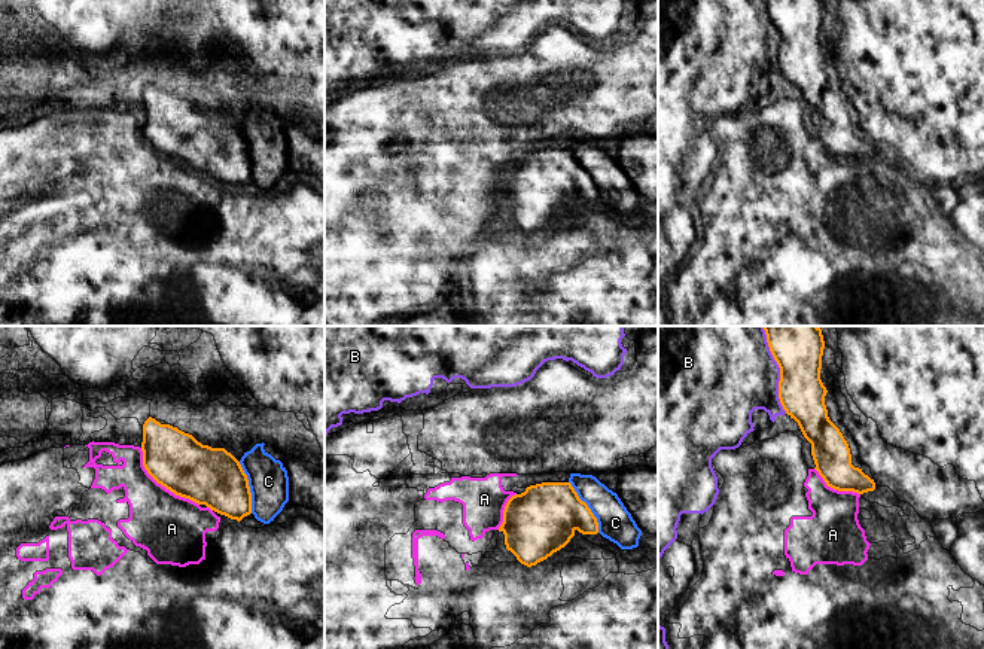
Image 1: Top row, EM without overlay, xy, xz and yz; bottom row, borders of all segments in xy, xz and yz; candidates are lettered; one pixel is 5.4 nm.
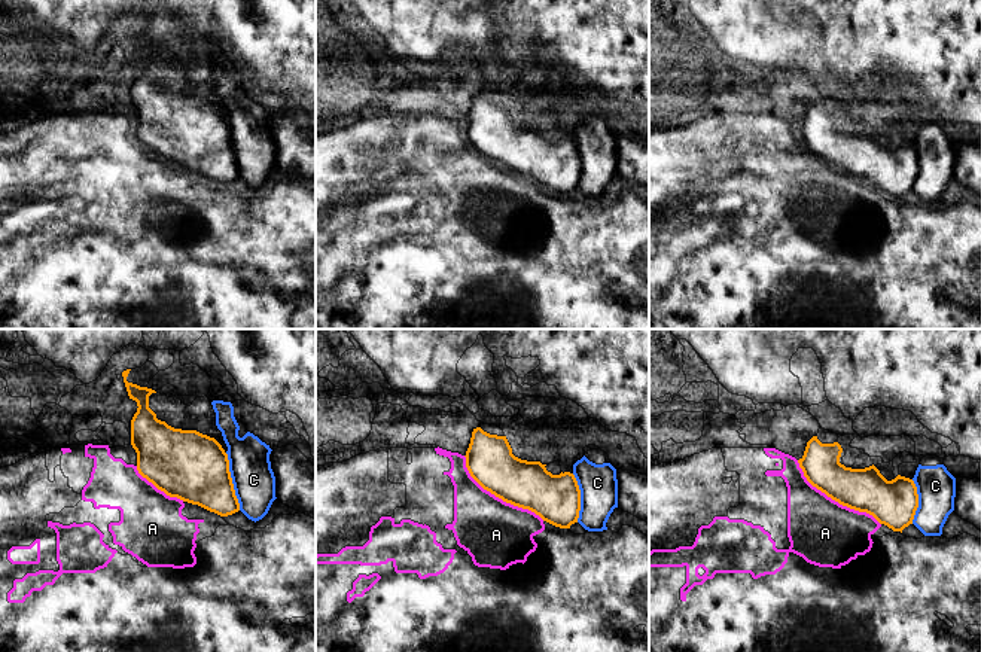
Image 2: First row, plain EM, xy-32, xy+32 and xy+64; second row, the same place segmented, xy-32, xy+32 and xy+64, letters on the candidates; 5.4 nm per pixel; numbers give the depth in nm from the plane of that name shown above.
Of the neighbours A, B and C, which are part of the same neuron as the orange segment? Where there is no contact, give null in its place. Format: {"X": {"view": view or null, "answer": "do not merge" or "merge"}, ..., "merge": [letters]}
{"A": {"view": "xy", "answer": "merge"}, "B": {"view": "yz", "answer": "do not merge"}, "C": {"view": "xz", "answer": "do not merge"}, "merge": ["A"]}

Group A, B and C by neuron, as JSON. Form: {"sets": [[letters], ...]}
{"sets": [["A"], ["B"], ["C"]]}

